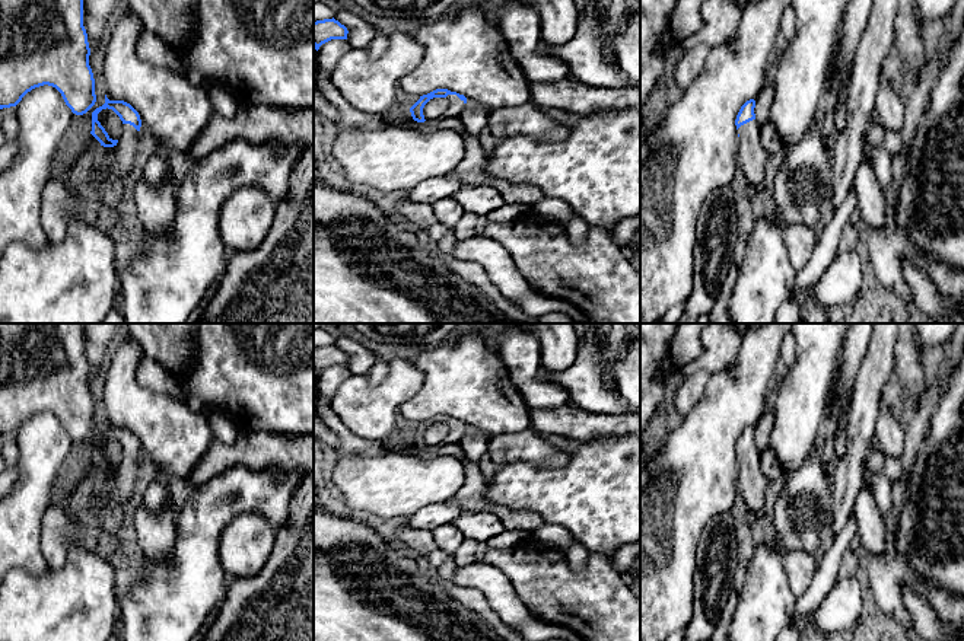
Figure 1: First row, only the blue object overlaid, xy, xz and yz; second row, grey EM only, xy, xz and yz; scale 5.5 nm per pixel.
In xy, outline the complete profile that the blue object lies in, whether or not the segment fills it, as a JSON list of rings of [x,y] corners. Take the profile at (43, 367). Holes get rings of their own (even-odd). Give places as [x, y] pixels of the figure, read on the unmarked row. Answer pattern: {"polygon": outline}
{"polygon": [[[0,323],[0,436],[16,433],[28,418],[48,411],[61,420],[73,440],[86,440],[96,428],[89,382],[82,323]]]}

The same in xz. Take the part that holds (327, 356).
{"polygon": [[[324,345],[314,348],[314,373],[318,377],[319,373],[331,366],[347,366],[347,354],[338,347]]]}

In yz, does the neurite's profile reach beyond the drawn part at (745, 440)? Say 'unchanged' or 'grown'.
grown

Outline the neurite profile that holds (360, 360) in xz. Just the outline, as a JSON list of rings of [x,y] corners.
[[[347,337],[337,338],[334,345],[347,354],[347,367],[351,374],[366,374],[378,361],[375,353]]]

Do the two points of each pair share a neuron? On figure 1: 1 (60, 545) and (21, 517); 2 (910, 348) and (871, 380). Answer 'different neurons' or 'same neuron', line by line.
1: different neurons
2: different neurons

